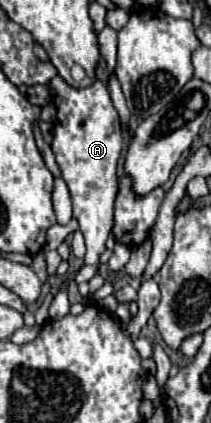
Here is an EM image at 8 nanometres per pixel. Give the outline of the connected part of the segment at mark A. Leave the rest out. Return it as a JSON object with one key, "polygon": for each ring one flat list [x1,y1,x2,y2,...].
{"polygon":[[54,77,50,83,50,99,52,105,56,107,56,117,54,117,54,141,52,141,52,151,56,155,56,163,62,169,62,179,66,181,70,195,72,195,72,205,74,205,74,217,80,223,80,231,86,239,86,257,84,257,84,267,78,271,78,275,74,277,76,283,82,281,90,281,96,275,98,269,98,257,100,253,106,249,106,239,114,227,114,201,116,201,116,193,118,193,118,159,122,153,122,131,120,131,120,121,118,121,118,113,110,101,110,95,106,91,106,85,96,79,90,87,84,89,74,89,70,85,66,85,66,81,62,81,62,77]]}

